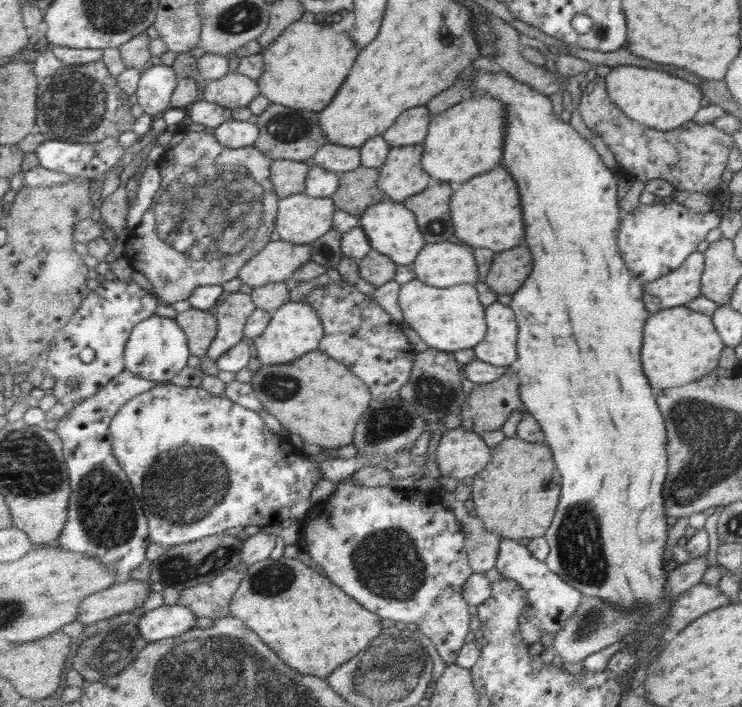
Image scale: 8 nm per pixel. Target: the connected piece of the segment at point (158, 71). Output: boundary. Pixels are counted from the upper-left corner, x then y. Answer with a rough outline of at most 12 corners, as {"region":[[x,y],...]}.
{"region":[[174,66],[143,72],[138,103],[149,115],[172,108],[180,80]]}

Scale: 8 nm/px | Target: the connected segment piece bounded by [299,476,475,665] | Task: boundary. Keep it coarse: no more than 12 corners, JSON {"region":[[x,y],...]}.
{"region":[[354,476],[300,547],[458,664],[467,534],[438,488]]}

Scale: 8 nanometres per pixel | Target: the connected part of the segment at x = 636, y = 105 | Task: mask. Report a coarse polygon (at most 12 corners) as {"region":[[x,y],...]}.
{"region":[[611,67],[610,100],[659,131],[692,121],[694,84],[648,68]]}

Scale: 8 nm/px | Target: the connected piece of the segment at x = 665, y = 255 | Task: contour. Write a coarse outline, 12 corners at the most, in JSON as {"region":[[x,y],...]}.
{"region":[[676,200],[622,212],[617,245],[644,286],[676,270],[721,216]]}

